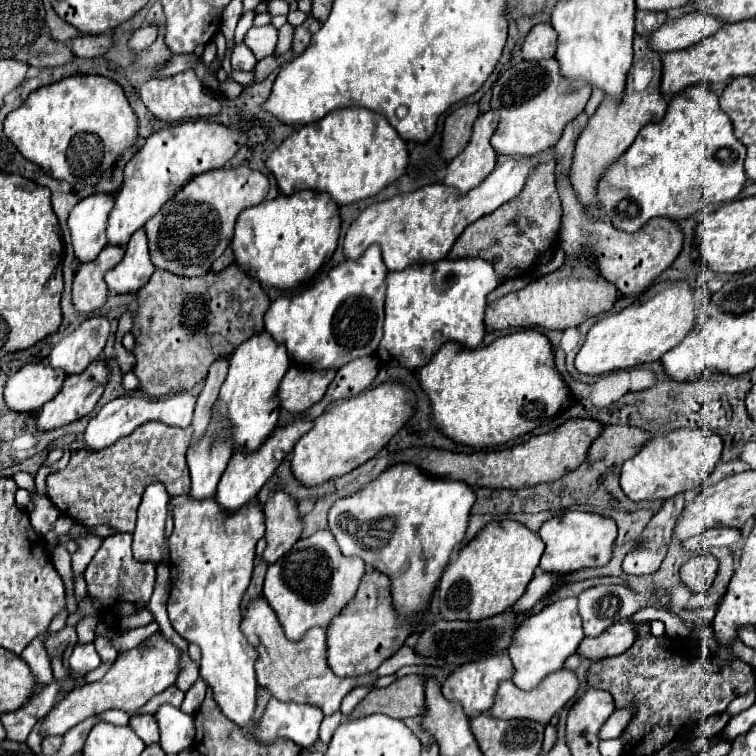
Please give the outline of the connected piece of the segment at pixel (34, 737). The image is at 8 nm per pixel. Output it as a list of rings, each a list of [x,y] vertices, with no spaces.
[[[43,719],[33,727],[33,731],[31,731],[29,737],[27,737],[27,745],[29,745],[37,755],[41,753],[41,749],[39,749],[39,741],[41,741],[41,737],[43,737],[43,735],[41,735],[41,725],[43,725]]]

